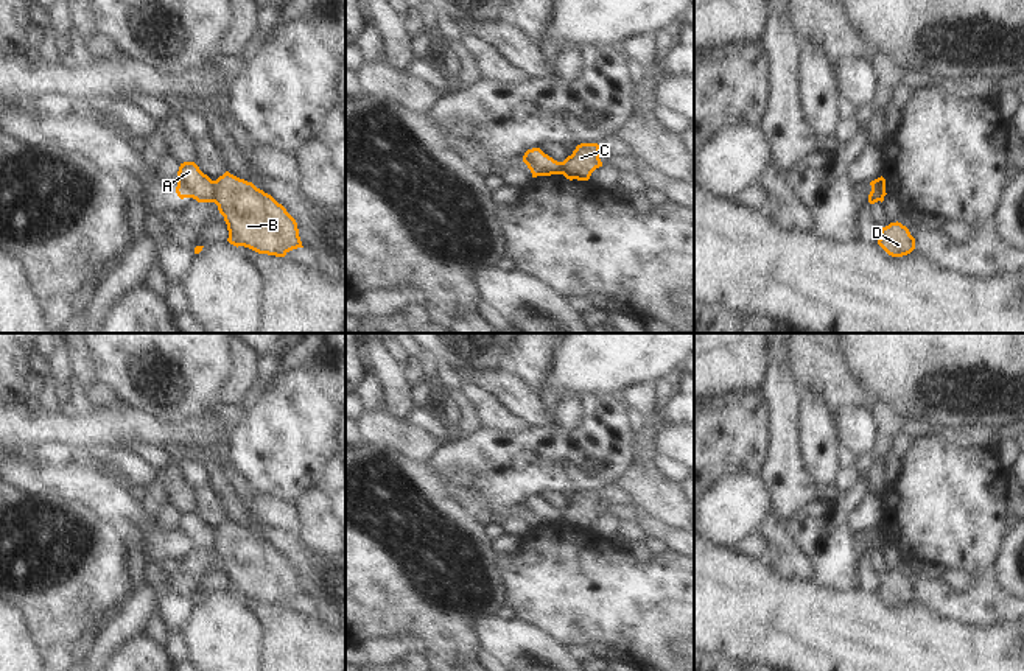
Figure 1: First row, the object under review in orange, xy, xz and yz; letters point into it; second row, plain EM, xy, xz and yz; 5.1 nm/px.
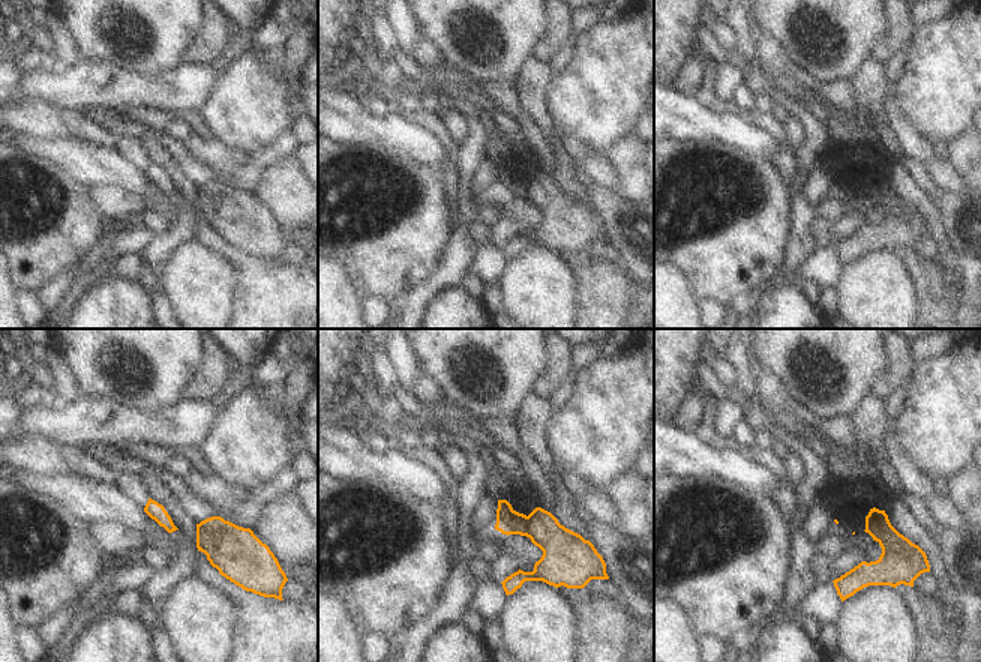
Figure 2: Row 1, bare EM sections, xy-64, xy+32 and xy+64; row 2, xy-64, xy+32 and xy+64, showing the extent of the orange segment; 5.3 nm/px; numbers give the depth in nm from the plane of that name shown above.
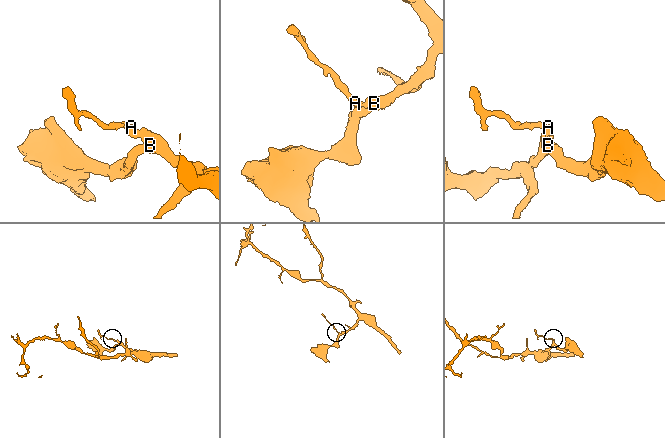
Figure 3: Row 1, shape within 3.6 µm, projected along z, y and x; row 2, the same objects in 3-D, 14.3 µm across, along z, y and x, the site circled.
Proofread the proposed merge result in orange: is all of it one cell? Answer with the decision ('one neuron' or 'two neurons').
two neurons

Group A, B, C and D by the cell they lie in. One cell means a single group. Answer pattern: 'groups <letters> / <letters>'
groups A / B C D

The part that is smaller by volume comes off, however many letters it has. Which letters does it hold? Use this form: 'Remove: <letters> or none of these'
Remove: A

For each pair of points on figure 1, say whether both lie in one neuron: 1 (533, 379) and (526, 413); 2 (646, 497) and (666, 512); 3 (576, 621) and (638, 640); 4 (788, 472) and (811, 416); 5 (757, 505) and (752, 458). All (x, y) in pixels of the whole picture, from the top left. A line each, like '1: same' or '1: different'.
1: different
2: same
3: same
4: different
5: different

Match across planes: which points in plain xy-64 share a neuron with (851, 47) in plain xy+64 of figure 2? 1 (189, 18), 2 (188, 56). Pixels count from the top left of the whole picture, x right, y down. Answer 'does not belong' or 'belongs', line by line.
1: belongs
2: does not belong

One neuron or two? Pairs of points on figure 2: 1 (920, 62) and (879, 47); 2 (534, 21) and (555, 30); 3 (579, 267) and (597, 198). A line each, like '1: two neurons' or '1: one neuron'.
1: two neurons
2: two neurons
3: two neurons

